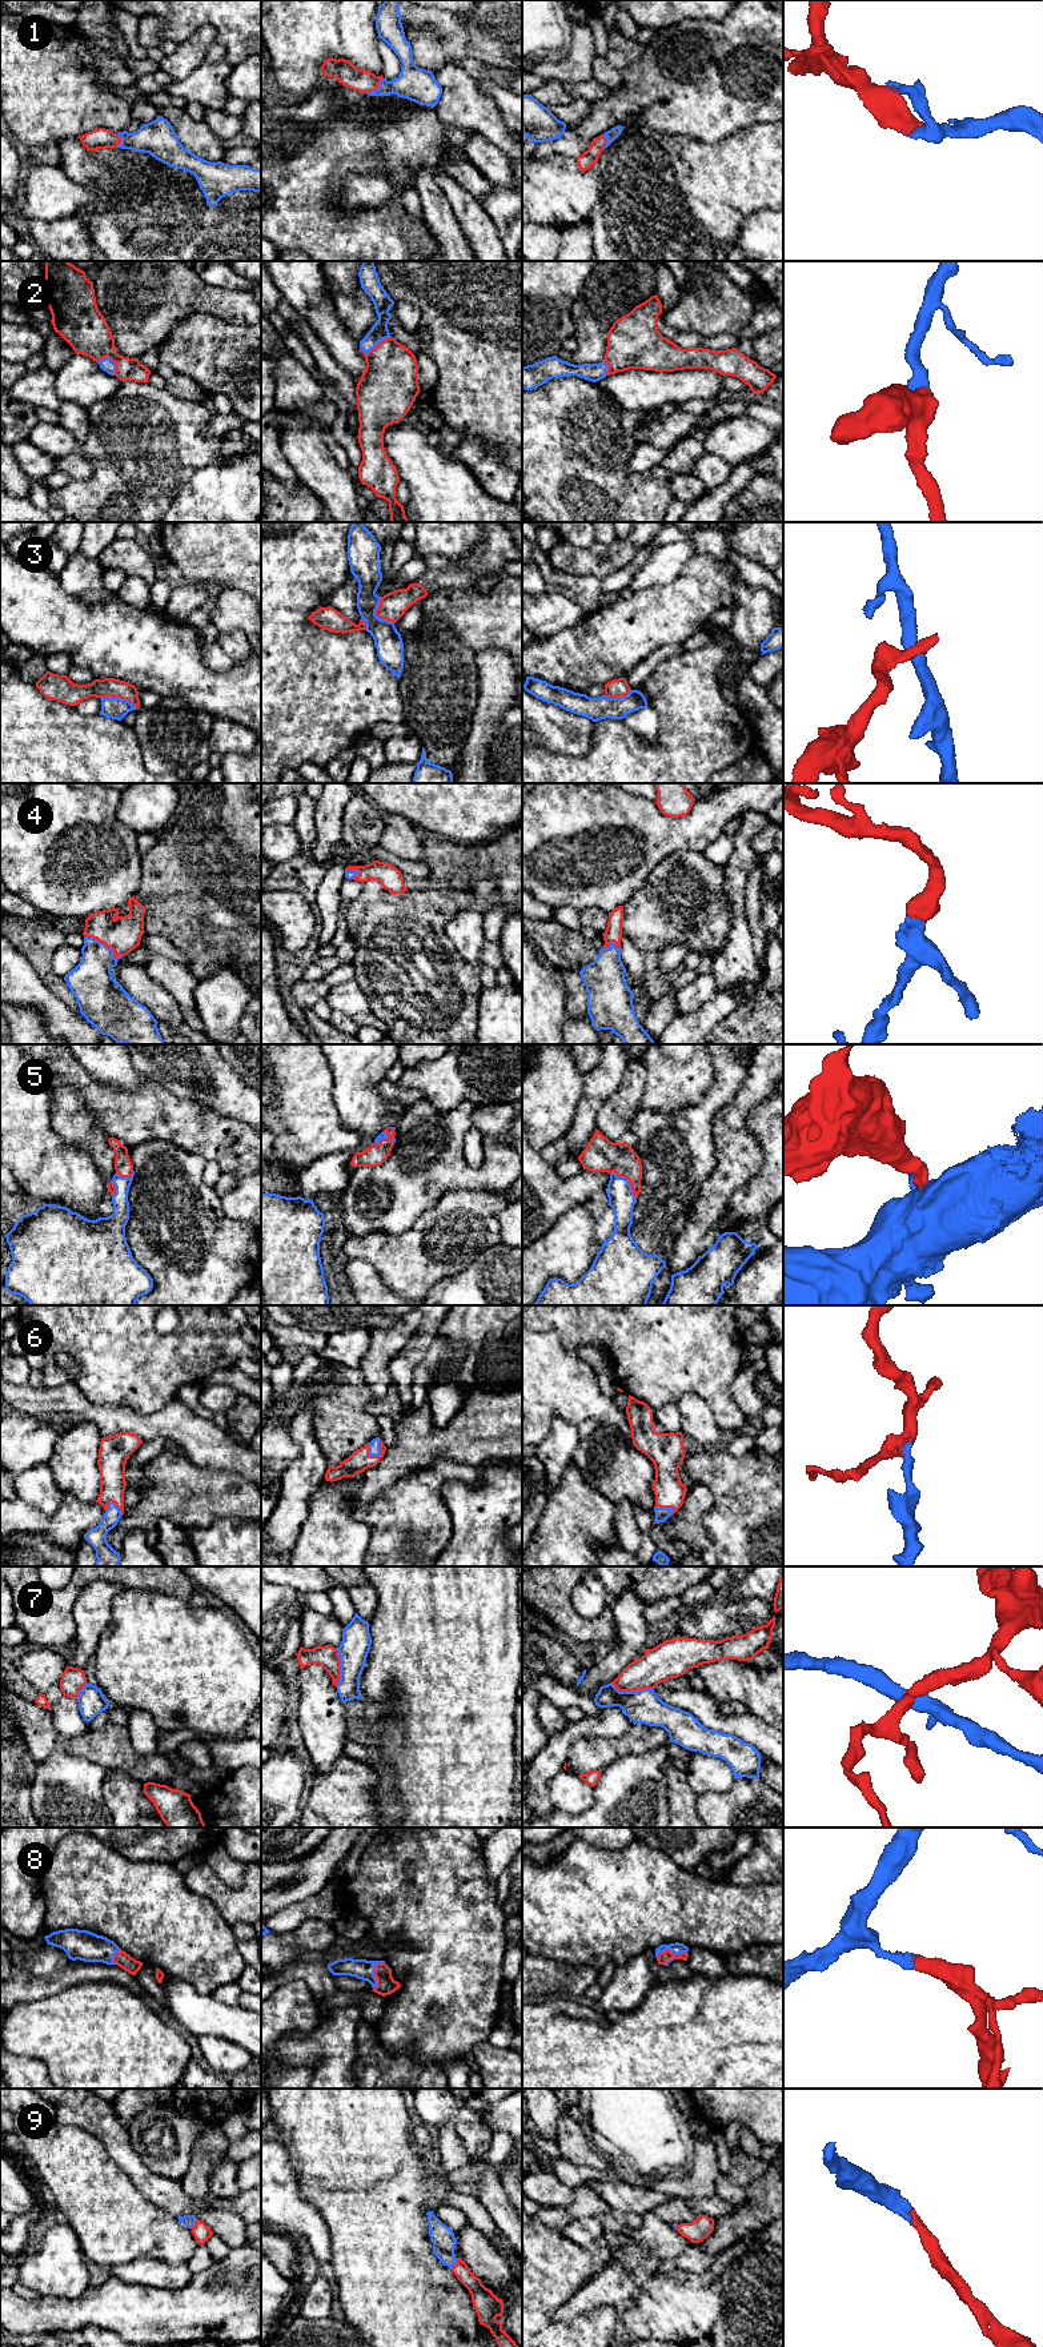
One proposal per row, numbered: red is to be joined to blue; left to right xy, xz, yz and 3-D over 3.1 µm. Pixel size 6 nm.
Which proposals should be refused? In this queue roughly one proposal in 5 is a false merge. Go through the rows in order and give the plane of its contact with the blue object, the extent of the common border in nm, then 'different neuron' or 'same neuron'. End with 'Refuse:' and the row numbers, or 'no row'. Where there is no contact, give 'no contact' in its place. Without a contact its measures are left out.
1: meets blue in xz; contact 140 nm long; same neuron
2: meets blue in xz; contact 200 nm long; same neuron
3: meets blue in xz; contact 190 nm long; different neuron
4: meets blue in xy; contact 260 nm long; same neuron
5: meets blue in yz; contact 220 nm long; same neuron
6: meets blue in xz; contact 130 nm long; same neuron
7: meets blue in yz; contact 260 nm long; different neuron
8: meets blue in xz; contact 180 nm long; same neuron
9: meets blue in xz; contact 80 nm long; same neuron
Refuse: 3, 7

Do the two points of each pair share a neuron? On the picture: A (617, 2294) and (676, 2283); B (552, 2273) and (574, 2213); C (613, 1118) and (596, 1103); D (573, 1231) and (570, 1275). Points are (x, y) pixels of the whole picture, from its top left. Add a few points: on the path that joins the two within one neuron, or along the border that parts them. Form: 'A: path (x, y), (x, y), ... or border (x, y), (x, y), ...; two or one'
A: border (634, 2298), (620, 2311); two
B: border (536, 2221), (561, 2235); two
C: border (621, 1083), (598, 1111), (596, 1128); two
D: path (570, 1242), (570, 1264); one

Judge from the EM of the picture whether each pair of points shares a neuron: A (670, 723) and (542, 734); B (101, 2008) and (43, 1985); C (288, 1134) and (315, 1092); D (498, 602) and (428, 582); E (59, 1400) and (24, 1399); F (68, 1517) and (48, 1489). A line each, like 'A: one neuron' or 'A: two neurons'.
A: two neurons
B: two neurons
C: one neuron
D: two neurons
E: one neuron
F: two neurons

